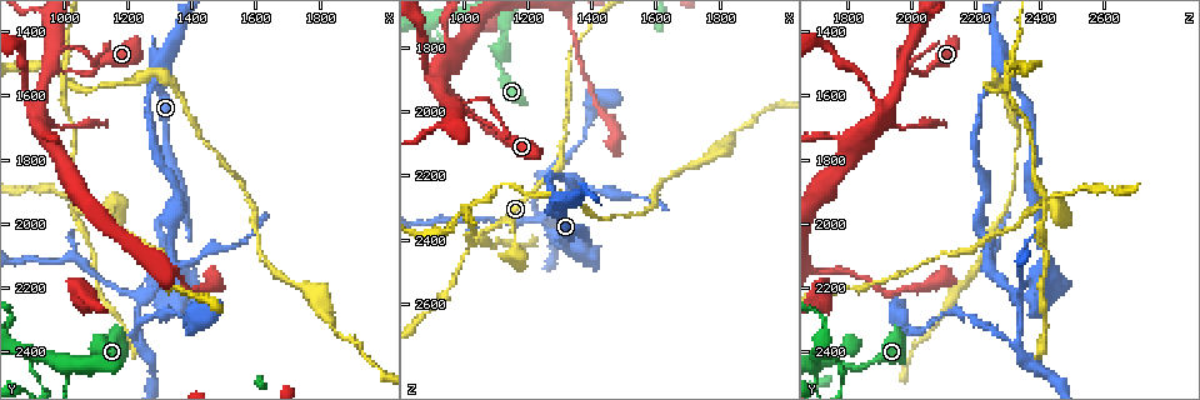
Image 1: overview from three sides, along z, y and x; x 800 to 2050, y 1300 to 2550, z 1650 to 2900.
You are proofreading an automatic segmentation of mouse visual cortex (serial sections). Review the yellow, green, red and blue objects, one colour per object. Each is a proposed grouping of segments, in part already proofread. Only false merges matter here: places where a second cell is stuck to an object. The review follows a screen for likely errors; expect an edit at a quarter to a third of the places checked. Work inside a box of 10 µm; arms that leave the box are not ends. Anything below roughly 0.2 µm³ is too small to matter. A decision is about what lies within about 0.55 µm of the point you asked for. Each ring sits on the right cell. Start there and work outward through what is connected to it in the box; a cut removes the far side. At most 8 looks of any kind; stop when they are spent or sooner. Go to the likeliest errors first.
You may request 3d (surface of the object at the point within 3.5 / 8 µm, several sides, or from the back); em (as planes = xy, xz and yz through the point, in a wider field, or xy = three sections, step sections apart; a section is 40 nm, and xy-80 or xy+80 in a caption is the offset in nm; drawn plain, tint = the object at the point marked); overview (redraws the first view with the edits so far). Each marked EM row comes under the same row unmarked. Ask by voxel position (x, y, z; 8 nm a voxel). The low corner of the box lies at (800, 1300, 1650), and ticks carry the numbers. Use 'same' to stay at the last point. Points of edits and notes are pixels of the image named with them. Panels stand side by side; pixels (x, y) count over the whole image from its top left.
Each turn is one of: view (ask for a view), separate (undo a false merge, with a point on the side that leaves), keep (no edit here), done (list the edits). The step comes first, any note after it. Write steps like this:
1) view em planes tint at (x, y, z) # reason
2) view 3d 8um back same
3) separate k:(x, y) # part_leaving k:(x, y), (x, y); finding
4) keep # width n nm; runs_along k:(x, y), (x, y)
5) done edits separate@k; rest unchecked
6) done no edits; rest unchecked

view 3d 3.5um back at (1020, 1920, 2420) # branch point

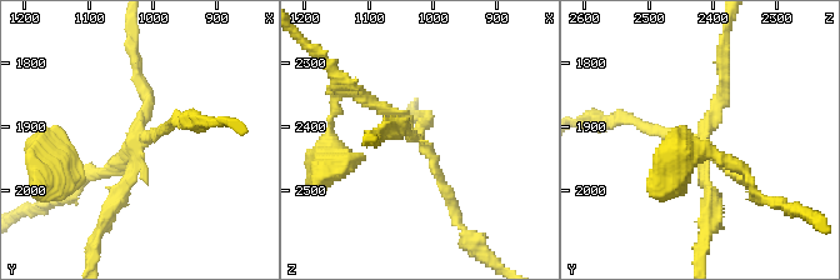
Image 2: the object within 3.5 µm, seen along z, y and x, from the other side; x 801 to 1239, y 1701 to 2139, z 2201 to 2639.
view em xy step 1 tint at (1020, 1920, 2415) # need the tissue

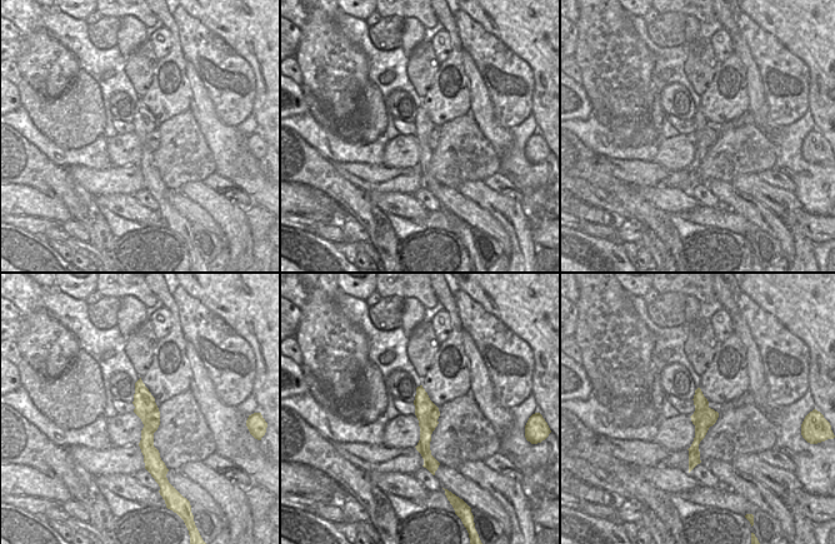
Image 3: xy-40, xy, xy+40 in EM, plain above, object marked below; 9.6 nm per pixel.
separate 2:(116, 200) # two cells meet here

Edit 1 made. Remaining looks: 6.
view 3d 8um at (920, 1640, 1910) # side arm on a straight run

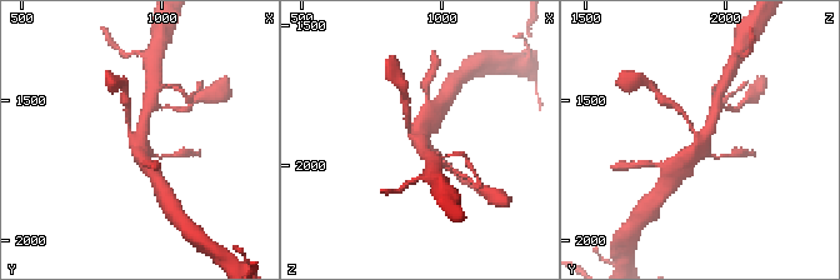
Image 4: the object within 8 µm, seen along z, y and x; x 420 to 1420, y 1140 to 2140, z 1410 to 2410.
view em planes tint same

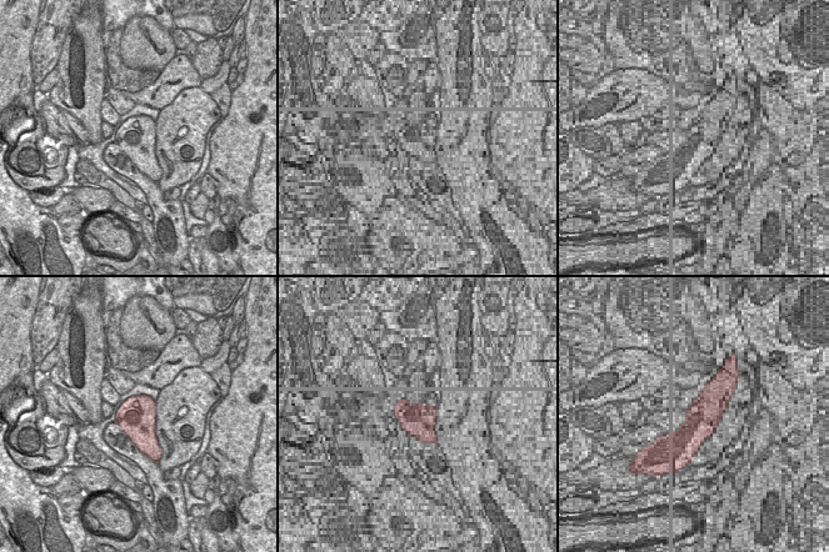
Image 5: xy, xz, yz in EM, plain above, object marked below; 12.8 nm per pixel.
keep # runs_along 4:(716, 108), (700, 146), (679, 166); one cell here

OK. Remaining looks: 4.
view 3d 3.5um at (1300, 1510, 2280) # abrupt turn

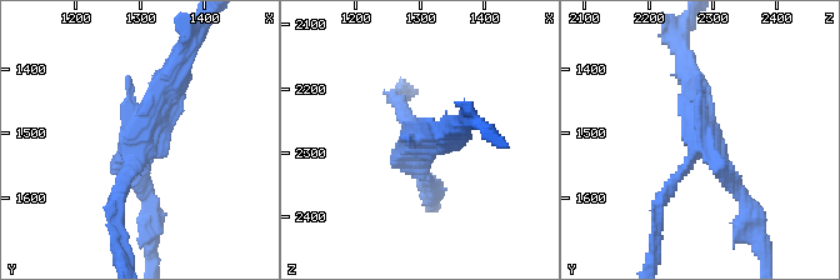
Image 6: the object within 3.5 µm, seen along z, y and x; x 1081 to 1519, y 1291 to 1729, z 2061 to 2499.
view em xy step 2 tint at (1300, 1520, 2285) # arms 3; arm_widths 150, 150, 300 nm

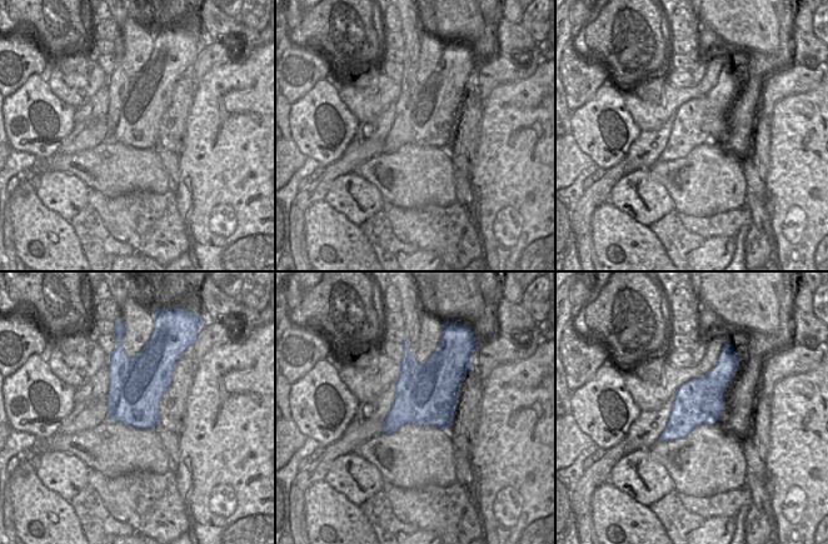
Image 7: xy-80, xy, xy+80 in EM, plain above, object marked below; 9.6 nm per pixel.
separate 6:(164, 75) # two cells meet here

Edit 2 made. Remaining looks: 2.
done edits separate@2, separate@6; rest unchecked

